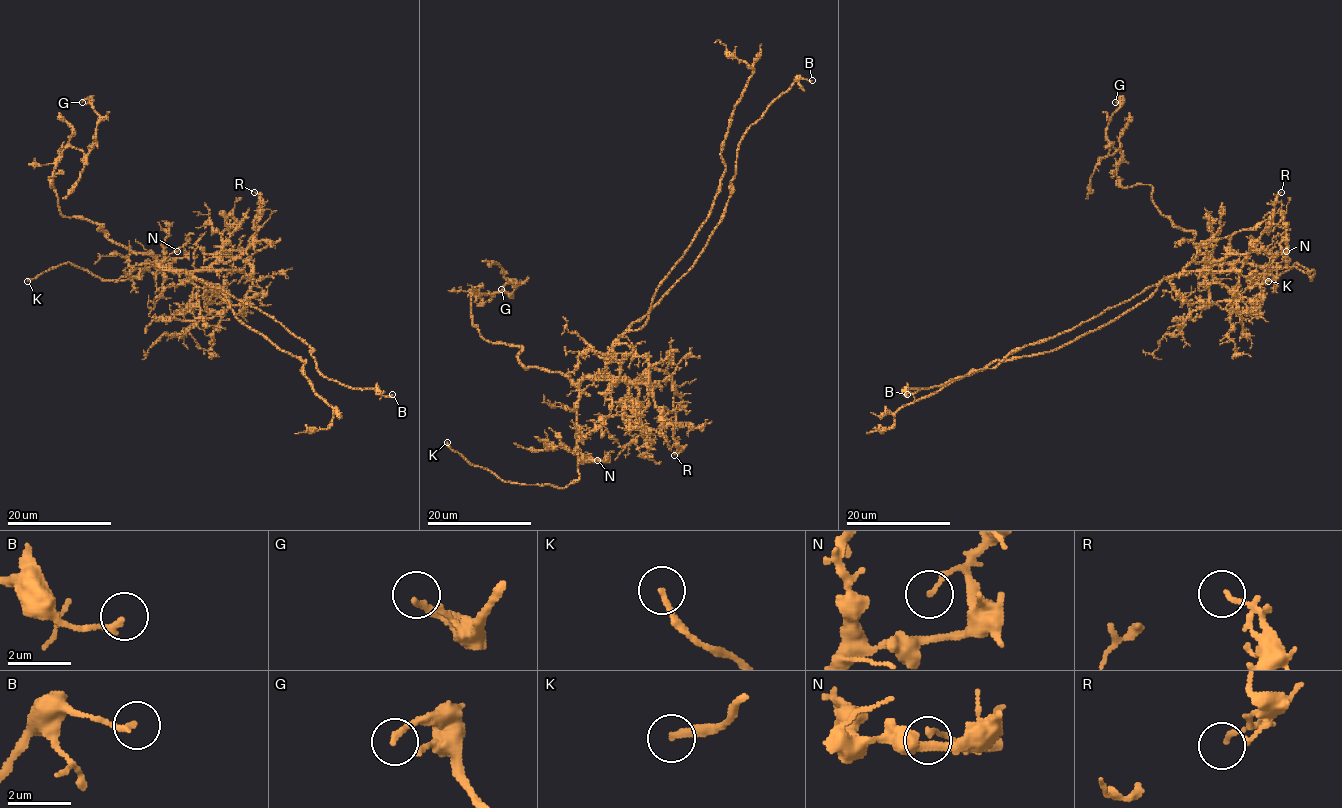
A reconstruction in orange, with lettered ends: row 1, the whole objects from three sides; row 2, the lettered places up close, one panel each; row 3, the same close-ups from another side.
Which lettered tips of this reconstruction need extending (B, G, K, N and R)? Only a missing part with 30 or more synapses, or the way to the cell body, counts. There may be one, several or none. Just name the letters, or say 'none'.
K

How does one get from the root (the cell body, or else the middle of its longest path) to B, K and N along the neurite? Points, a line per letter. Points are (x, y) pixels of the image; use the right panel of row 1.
B: (1164, 280), (1072, 329), (1014, 349), (992, 368), (975, 370), (941, 385), (909, 389), (904, 394), (907, 394)
K: (1164, 280), (1213, 264), (1314, 270), (1311, 280), (1296, 263), (1268, 281)
N: (1164, 280), (1198, 272), (1213, 264), (1254, 263), (1282, 268), (1286, 261), (1286, 251)

